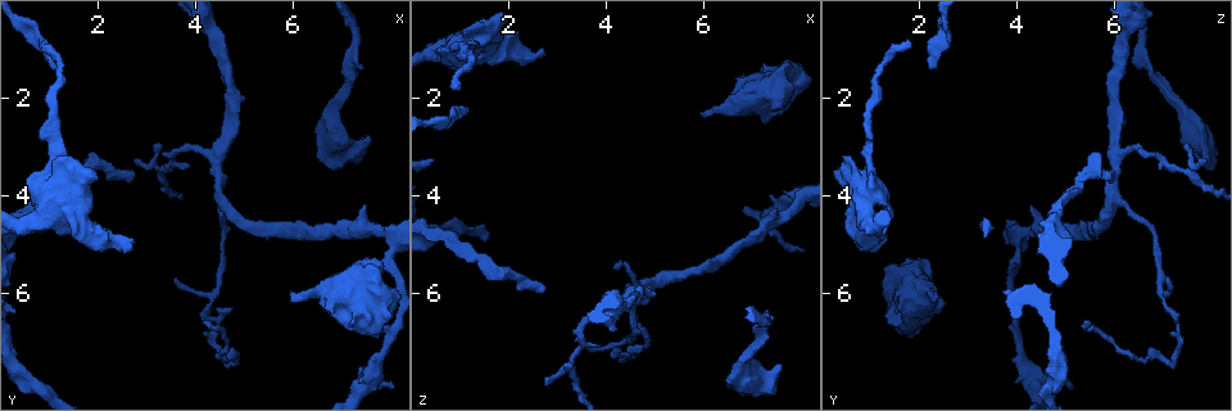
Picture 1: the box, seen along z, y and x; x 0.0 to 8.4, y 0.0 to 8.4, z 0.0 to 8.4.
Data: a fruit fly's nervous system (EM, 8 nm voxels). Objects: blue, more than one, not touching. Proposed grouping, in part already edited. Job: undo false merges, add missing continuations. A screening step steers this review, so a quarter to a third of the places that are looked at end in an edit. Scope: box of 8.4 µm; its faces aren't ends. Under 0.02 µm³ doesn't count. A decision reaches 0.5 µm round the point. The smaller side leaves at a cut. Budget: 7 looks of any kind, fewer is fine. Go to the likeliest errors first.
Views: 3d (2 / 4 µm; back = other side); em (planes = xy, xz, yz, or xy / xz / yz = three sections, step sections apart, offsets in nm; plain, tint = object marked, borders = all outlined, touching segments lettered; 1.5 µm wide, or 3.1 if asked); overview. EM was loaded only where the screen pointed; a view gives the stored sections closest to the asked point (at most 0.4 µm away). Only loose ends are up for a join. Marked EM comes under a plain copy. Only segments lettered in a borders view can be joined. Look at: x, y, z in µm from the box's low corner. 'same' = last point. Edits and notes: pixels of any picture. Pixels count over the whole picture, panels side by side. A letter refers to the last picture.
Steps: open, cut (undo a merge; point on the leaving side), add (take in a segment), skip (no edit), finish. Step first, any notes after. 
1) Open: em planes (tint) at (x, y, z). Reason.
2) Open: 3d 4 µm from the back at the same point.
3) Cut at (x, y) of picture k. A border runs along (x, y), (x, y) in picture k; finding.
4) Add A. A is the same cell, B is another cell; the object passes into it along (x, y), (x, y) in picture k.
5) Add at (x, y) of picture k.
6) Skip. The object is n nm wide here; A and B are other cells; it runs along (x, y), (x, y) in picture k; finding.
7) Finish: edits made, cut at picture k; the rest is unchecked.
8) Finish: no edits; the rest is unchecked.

Open: em xz step 4 (tint) at (2.70, 3.50, 5.90). An open end.

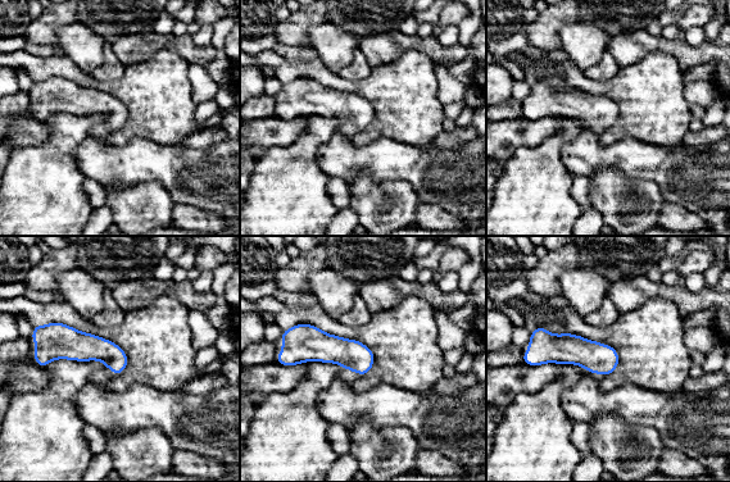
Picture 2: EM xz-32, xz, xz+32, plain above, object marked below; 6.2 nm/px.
Open: em xy step 4 (borders) at the same point. Cut it another way.

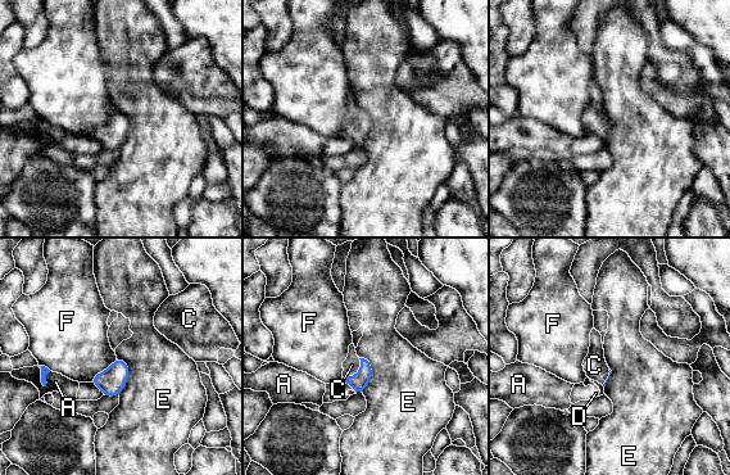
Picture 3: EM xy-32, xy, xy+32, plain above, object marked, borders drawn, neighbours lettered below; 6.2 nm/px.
Add C. C is the same cell, A, D, E and F are other cells; the object passes into it along (361, 380), (357, 374), (352, 365) in picture 3; the cell continues.

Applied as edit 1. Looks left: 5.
Open: 3d 2 µm at (5.90, 6.00, 2.35). An open end.

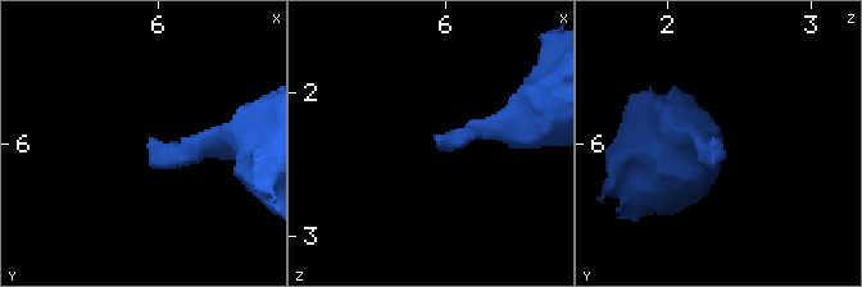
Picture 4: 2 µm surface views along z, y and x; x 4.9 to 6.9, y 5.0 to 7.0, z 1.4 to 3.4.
Open: em planes (borders) at (5.92, 6.04, 2.36).

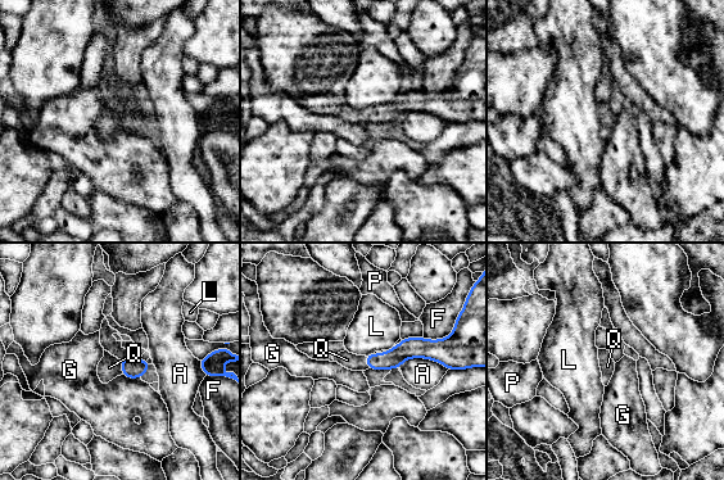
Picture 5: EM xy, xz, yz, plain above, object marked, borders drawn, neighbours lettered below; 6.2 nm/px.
Add Q. Q is the same cell, A, F, G, L and P are other cells; the cell continues.

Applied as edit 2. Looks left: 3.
Open: 3d 4 µm at (2.70, 4.95, 1.00). Branch stops here.

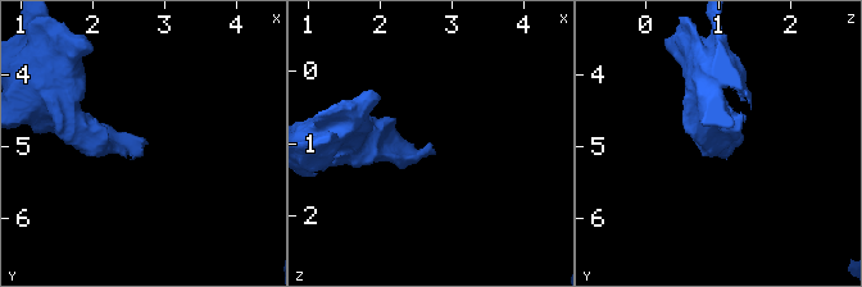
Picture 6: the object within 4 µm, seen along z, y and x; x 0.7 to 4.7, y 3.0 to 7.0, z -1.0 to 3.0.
Open: em xy step 8 (tint) at (2.75, 4.90, 1.00).

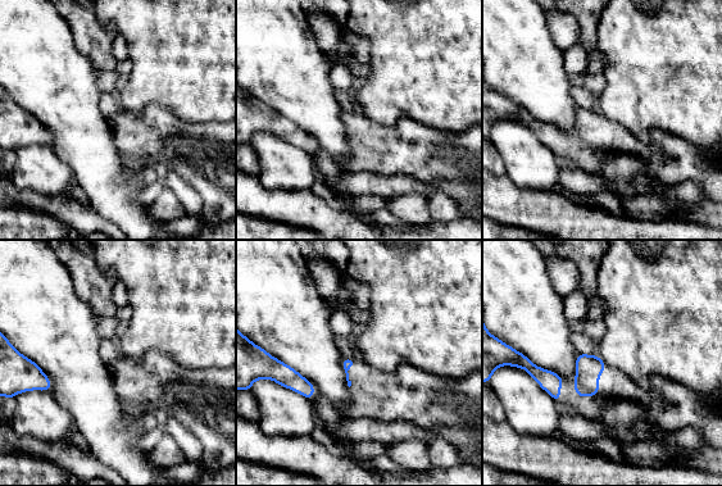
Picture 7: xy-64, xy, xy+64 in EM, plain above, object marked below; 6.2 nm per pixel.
Open: em planes (borders) at the same point.

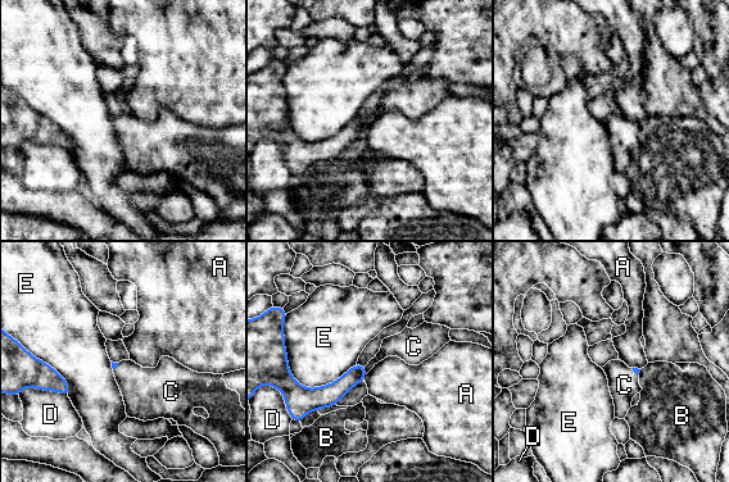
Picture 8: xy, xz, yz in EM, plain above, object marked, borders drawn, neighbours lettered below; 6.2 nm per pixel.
Add C. C is the same cell, A, B, D and E are other cells; the object passes into it along (333, 392), (365, 369), (395, 345) in picture 8; it goes on there.

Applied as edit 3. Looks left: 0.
Finish: edits made, add at picture 3, add at picture 5, add at picture 8; the rest is unchecked.

